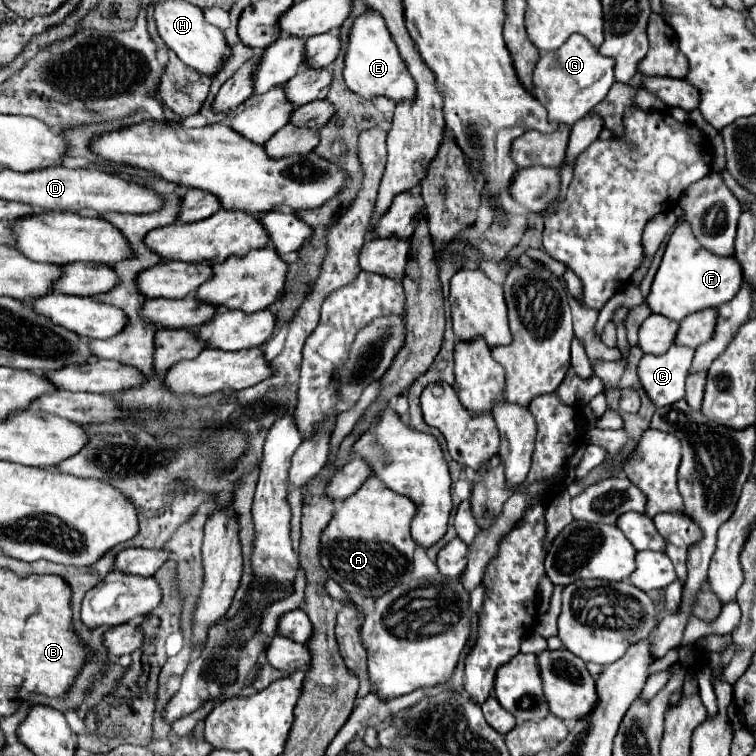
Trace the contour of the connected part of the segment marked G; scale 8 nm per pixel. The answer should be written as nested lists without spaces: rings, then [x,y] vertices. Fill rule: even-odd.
[[[572,34],[556,52],[542,54],[534,70],[534,96],[548,110],[548,120],[574,126],[592,108],[602,102],[614,84],[614,60],[598,54],[598,50],[582,36]]]

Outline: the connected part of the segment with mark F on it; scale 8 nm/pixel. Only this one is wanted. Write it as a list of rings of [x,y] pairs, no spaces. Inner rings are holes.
[[[680,222],[670,234],[650,294],[646,296],[646,304],[650,306],[652,312],[668,316],[674,322],[680,322],[692,312],[704,308],[718,308],[720,304],[732,300],[740,290],[740,286],[742,286],[742,270],[738,268],[738,262],[732,256],[724,258],[704,250],[692,236],[690,226],[686,222]]]

